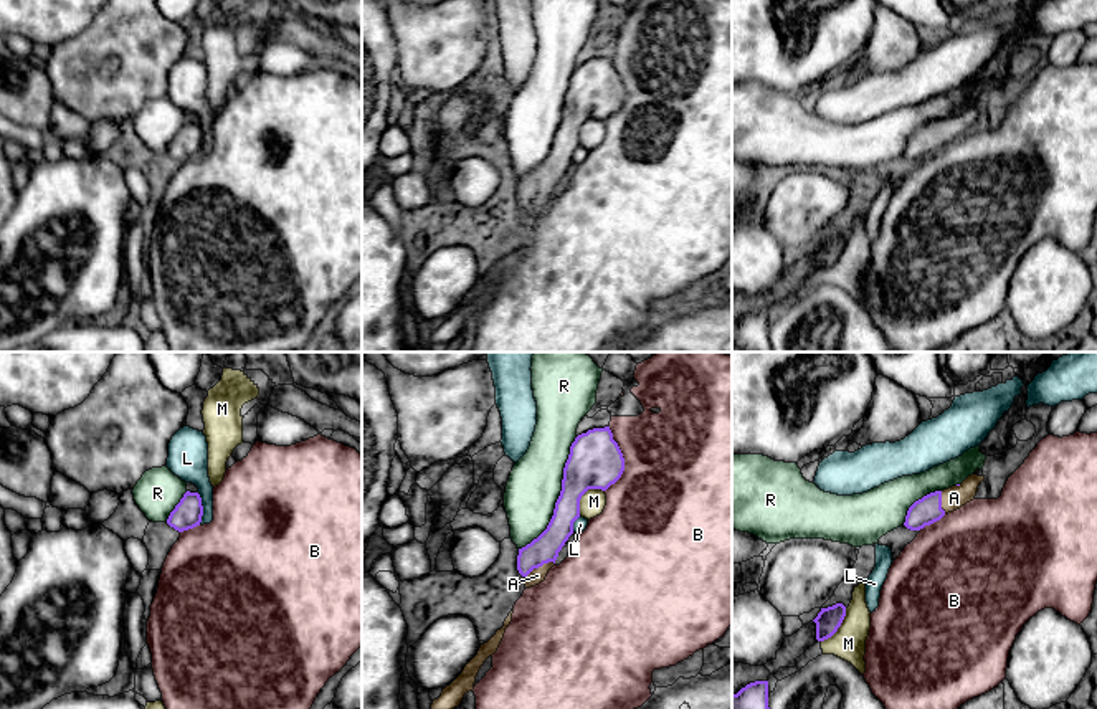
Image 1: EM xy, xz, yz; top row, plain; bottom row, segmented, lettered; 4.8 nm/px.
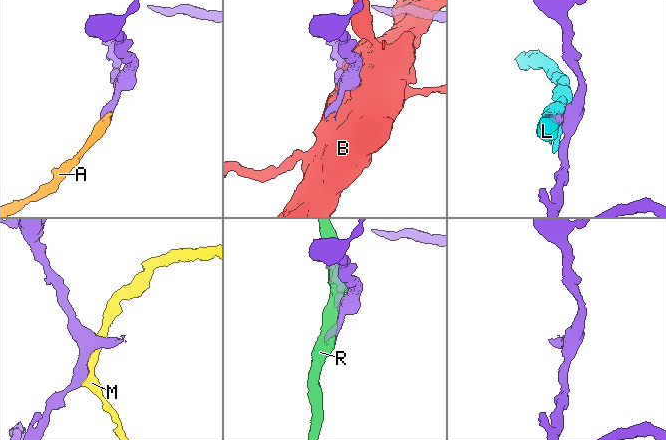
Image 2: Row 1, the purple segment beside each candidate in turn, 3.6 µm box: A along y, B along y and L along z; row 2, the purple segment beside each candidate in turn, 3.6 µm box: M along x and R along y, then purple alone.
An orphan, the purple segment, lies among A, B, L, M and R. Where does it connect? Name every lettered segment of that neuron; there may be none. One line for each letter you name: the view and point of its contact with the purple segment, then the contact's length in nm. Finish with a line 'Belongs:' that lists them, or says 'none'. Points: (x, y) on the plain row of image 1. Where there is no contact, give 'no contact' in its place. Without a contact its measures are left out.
A: xz (539, 195) | 160 nm
Belongs: A

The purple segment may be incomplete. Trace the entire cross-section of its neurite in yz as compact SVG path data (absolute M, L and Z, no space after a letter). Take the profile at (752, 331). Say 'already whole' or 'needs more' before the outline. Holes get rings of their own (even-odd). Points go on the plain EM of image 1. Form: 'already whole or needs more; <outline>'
already whole; M755 311L732 324L732 349L742 345L750 352L770 352L768 311Z

